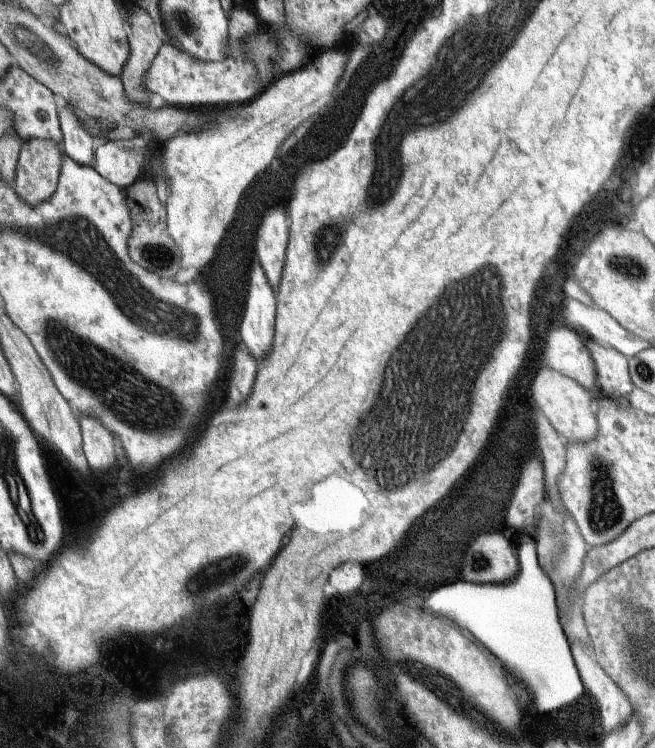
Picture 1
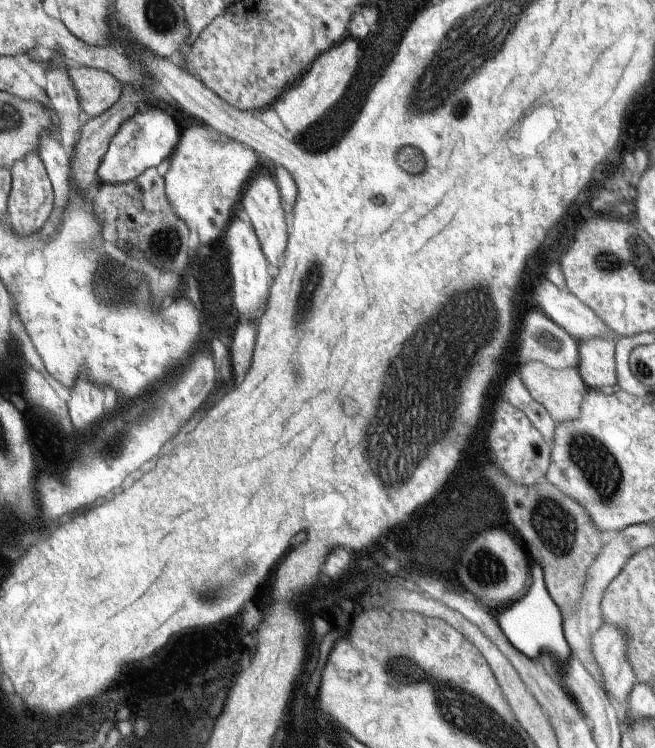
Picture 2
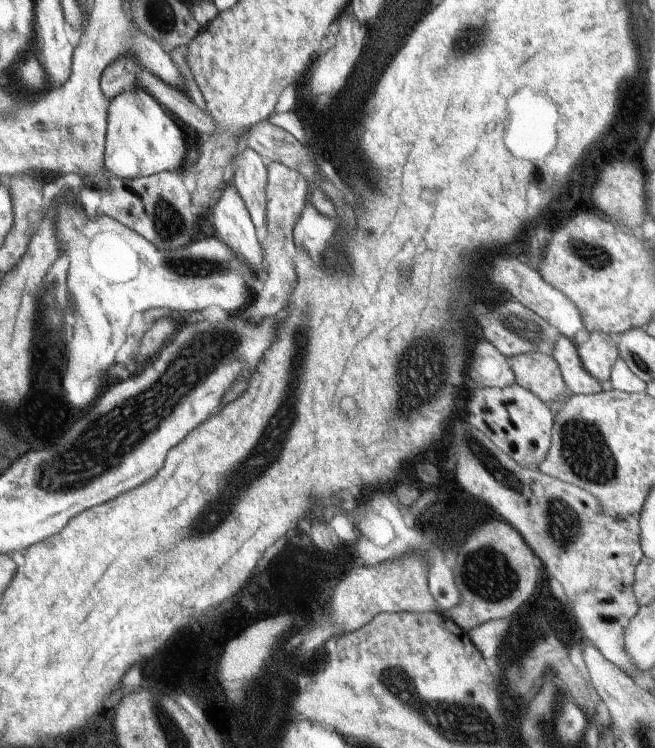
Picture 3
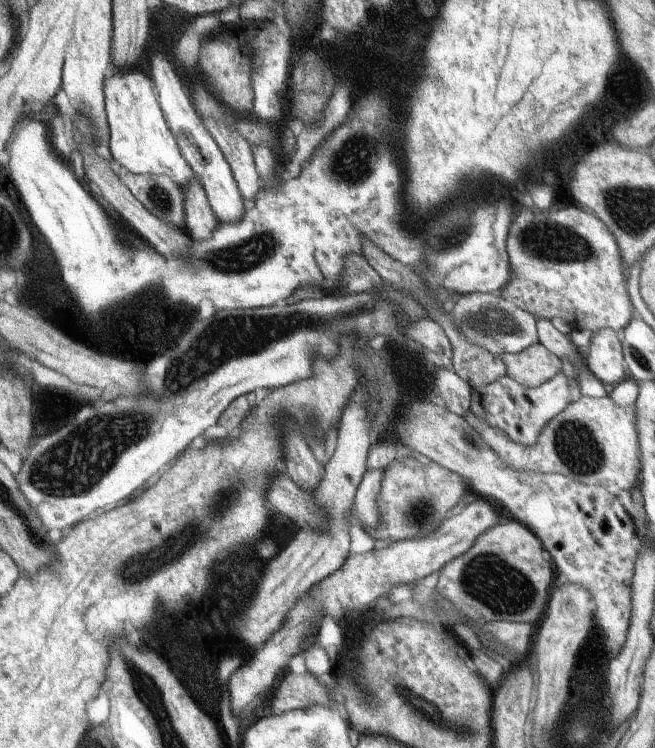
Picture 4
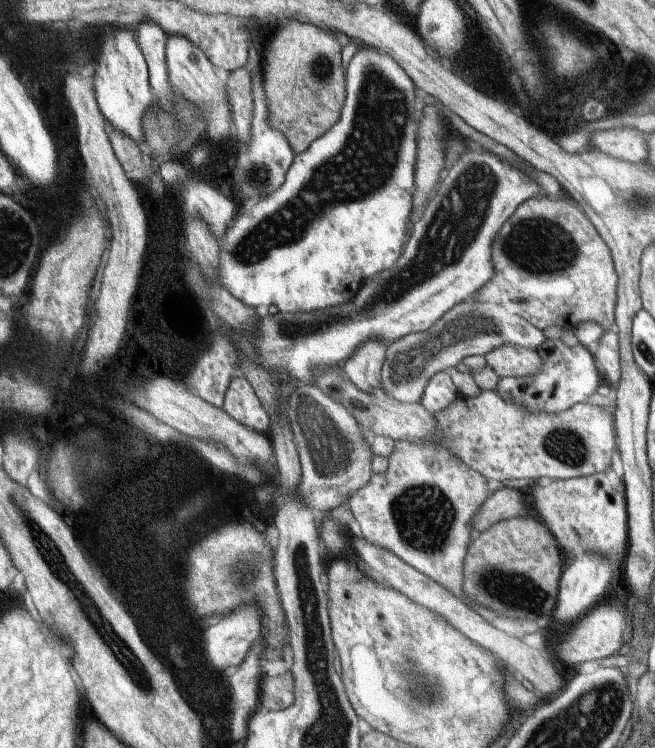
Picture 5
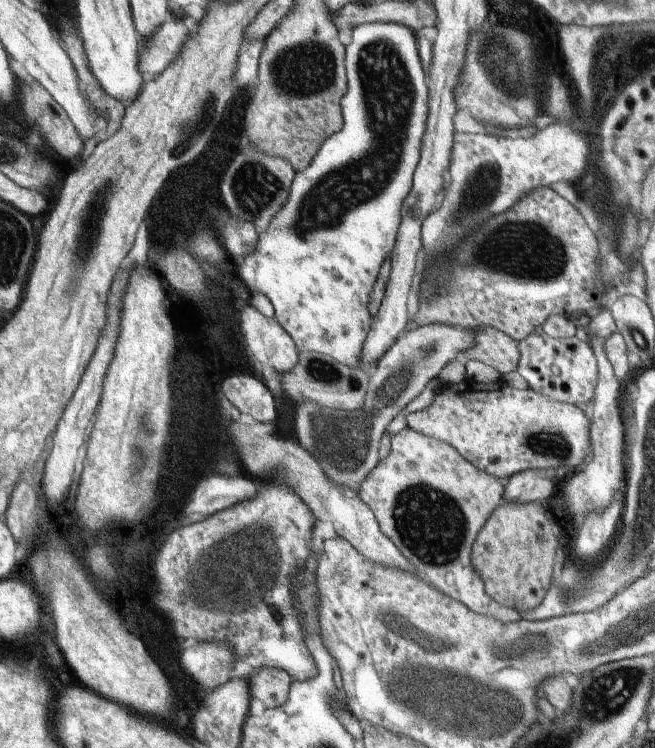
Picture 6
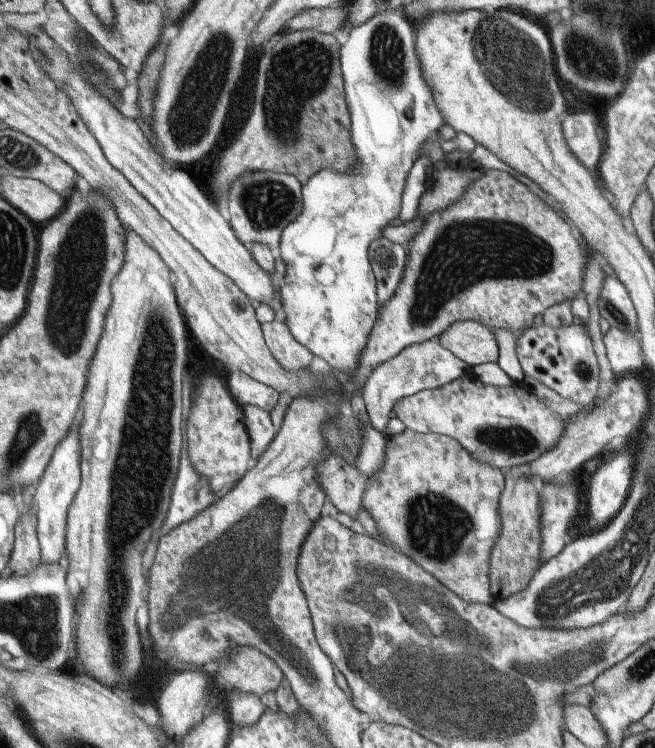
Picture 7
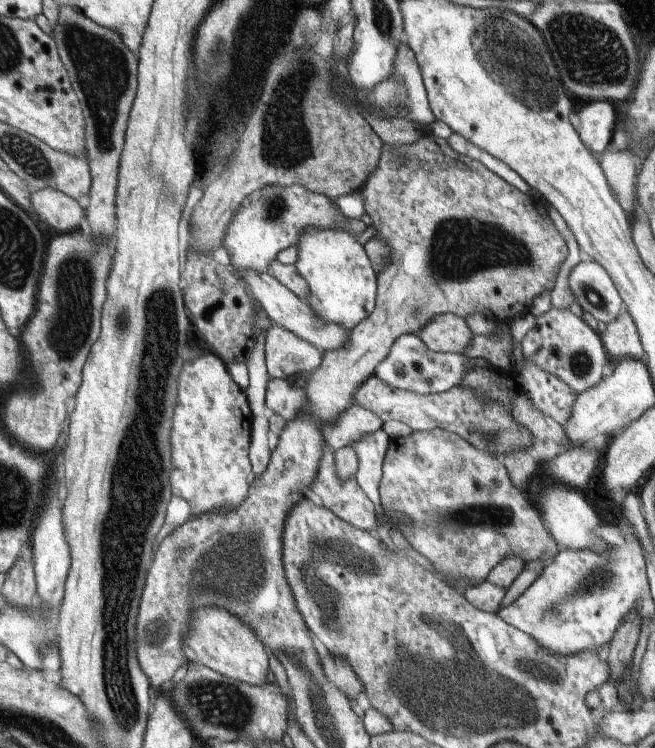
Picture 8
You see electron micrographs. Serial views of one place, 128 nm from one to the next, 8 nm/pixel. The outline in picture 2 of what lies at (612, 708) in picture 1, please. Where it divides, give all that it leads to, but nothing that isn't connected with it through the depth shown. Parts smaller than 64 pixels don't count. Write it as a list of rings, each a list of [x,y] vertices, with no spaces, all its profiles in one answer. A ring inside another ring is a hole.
[[[609,624],[595,630],[591,636],[590,648],[601,670],[603,690],[613,704],[621,704],[621,700],[629,694],[635,682],[625,662],[627,660],[627,656],[623,654],[623,650],[627,650],[625,644],[627,644],[627,638],[623,636],[623,630]]]

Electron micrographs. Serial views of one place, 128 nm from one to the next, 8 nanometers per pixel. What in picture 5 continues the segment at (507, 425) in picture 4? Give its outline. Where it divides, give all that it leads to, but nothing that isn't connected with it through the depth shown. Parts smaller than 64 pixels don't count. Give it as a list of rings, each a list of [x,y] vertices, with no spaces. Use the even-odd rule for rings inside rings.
[[[544,339],[536,351],[541,358],[539,370],[521,378],[502,377],[494,388],[499,398],[513,400],[527,412],[557,412],[577,403],[585,403],[597,386],[603,383],[591,354],[581,343],[569,347],[559,339]]]

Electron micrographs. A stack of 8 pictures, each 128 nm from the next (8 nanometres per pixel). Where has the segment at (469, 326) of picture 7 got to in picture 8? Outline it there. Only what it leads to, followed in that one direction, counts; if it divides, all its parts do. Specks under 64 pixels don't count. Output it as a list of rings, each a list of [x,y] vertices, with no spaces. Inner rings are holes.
[[[442,314],[431,318],[419,332],[415,334],[419,340],[438,353],[468,354],[469,340],[473,334],[463,318],[454,314]]]

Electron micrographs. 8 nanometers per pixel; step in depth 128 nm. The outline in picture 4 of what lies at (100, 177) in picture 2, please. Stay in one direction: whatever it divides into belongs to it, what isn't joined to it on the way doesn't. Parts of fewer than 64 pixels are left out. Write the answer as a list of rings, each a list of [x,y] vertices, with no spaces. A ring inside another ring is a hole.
[[[138,67],[125,68],[123,72],[112,72],[105,76],[102,89],[109,134],[108,148],[113,160],[133,174],[167,176],[182,190],[191,182],[198,181],[181,156],[177,142],[163,120],[152,82],[146,72]]]

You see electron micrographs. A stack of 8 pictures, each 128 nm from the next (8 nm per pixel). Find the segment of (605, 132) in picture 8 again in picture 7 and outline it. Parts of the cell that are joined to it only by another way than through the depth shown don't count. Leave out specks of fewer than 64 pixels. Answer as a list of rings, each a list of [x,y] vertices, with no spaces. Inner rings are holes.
[[[589,112],[564,114],[561,132],[567,148],[585,168],[597,170],[597,163],[603,149],[602,123],[599,115]]]

